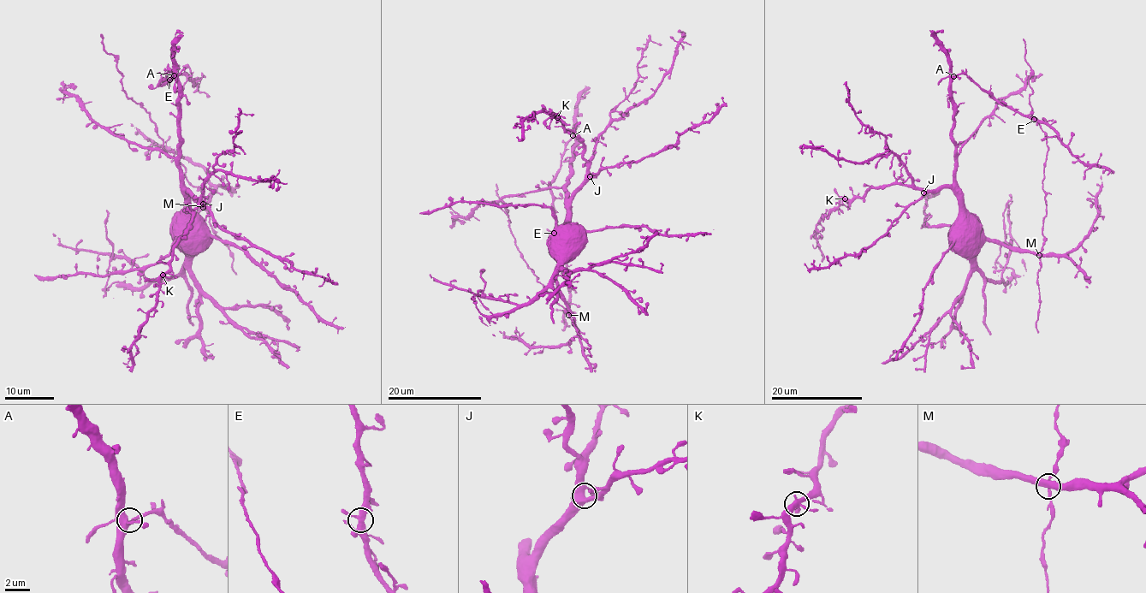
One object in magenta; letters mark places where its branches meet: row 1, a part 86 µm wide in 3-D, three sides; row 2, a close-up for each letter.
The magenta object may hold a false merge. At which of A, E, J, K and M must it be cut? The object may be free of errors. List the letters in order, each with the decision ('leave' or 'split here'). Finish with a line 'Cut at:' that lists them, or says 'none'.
A: leave
E: leave
J: leave
K: leave
M: leave
Cut at: none

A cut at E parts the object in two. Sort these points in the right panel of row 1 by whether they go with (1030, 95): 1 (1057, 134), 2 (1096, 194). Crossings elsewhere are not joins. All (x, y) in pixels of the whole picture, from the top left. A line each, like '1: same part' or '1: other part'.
1: other part
2: same part

